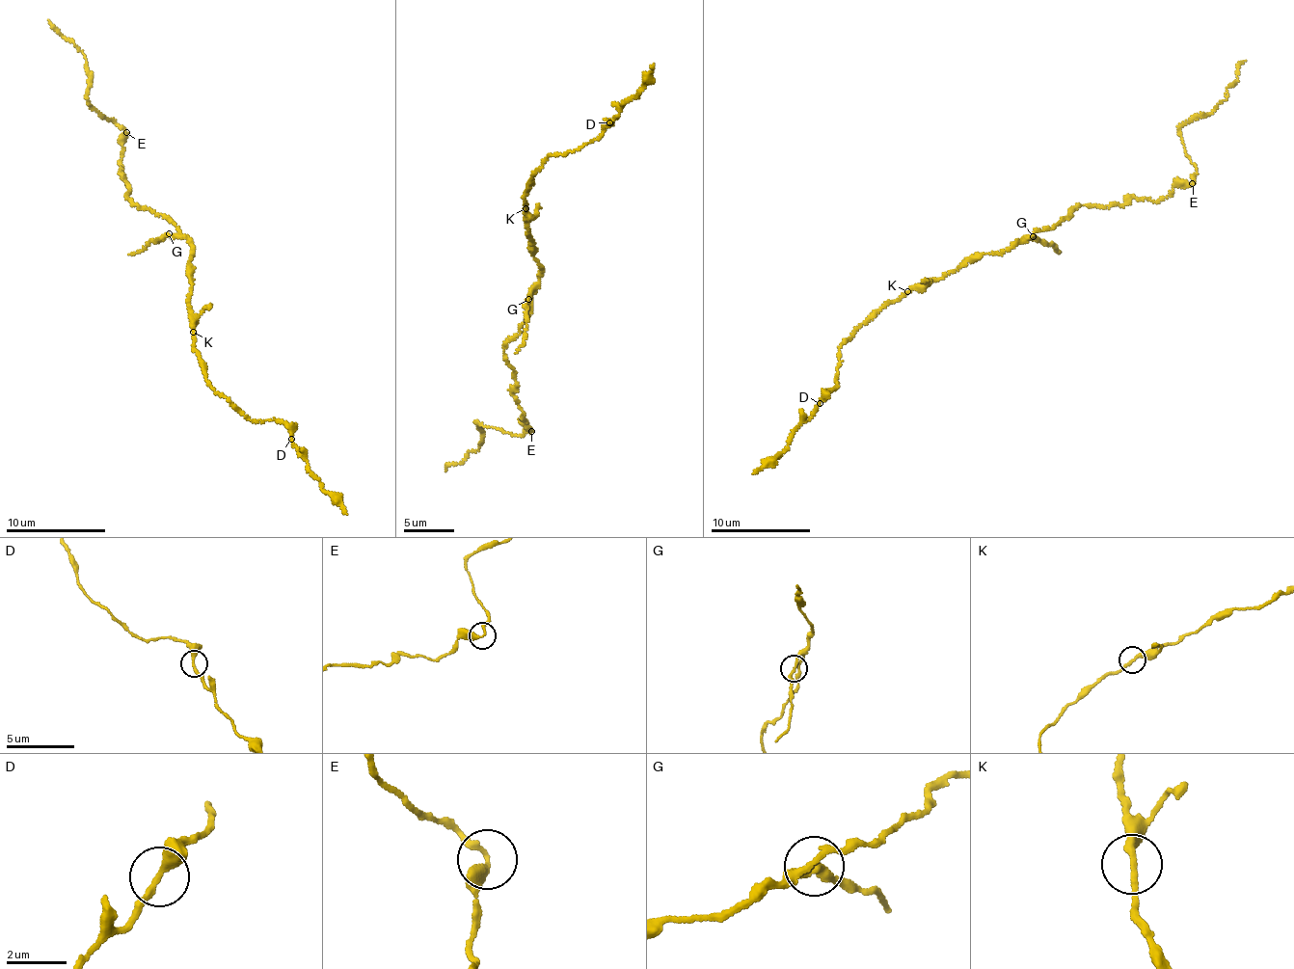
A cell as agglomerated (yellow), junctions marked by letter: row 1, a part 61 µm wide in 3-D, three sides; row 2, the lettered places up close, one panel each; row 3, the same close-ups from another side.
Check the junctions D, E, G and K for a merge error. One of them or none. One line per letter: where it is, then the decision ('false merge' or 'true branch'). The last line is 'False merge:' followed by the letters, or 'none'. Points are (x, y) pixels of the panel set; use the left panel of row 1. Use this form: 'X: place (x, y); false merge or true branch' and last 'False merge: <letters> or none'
D: place (291, 439); true branch
E: place (126, 132); true branch
G: place (169, 233); true branch
K: place (193, 332); true branch
False merge: none

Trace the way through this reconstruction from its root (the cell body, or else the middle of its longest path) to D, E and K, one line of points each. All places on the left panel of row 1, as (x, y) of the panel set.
D: (192, 247), (188, 306), (195, 315), (193, 346), (207, 382), (253, 419), (283, 421), (291, 439)
E: (192, 247), (164, 214), (140, 208), (124, 196), (129, 190), (120, 169), (122, 166), (121, 144), (125, 133)
K: (192, 247), (189, 262), (193, 283), (188, 306), (195, 315), (193, 332)

